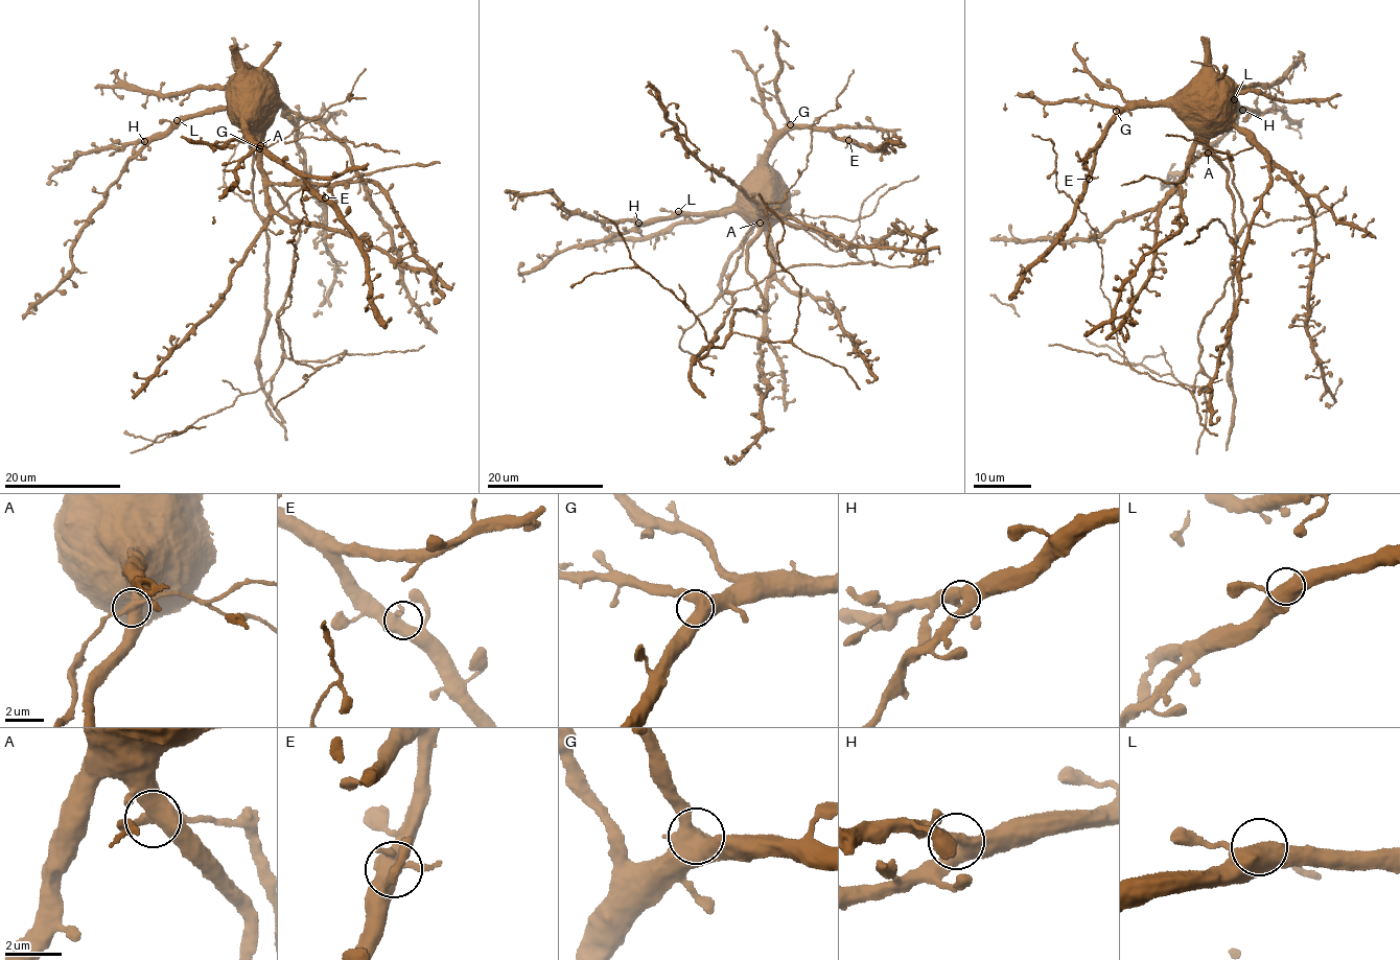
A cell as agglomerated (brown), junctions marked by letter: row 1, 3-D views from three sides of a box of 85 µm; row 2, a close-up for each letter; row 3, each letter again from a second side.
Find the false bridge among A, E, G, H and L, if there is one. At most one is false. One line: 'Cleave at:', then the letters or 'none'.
Cleave at: A

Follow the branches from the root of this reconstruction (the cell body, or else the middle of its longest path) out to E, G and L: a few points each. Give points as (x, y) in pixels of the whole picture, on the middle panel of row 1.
E: (760, 192), (767, 183), (777, 184), (768, 164), (769, 150), (790, 130), (820, 127), (848, 140)
G: (760, 192), (763, 192), (767, 183), (777, 184), (775, 172), (768, 164), (768, 157), (783, 129), (790, 124)
L: (760, 192), (767, 186), (753, 181), (743, 188), (741, 197), (730, 209), (678, 211)

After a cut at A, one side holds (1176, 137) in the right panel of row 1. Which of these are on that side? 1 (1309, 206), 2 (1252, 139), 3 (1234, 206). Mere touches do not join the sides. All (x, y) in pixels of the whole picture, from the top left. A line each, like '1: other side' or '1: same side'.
1: other side
2: other side
3: other side

